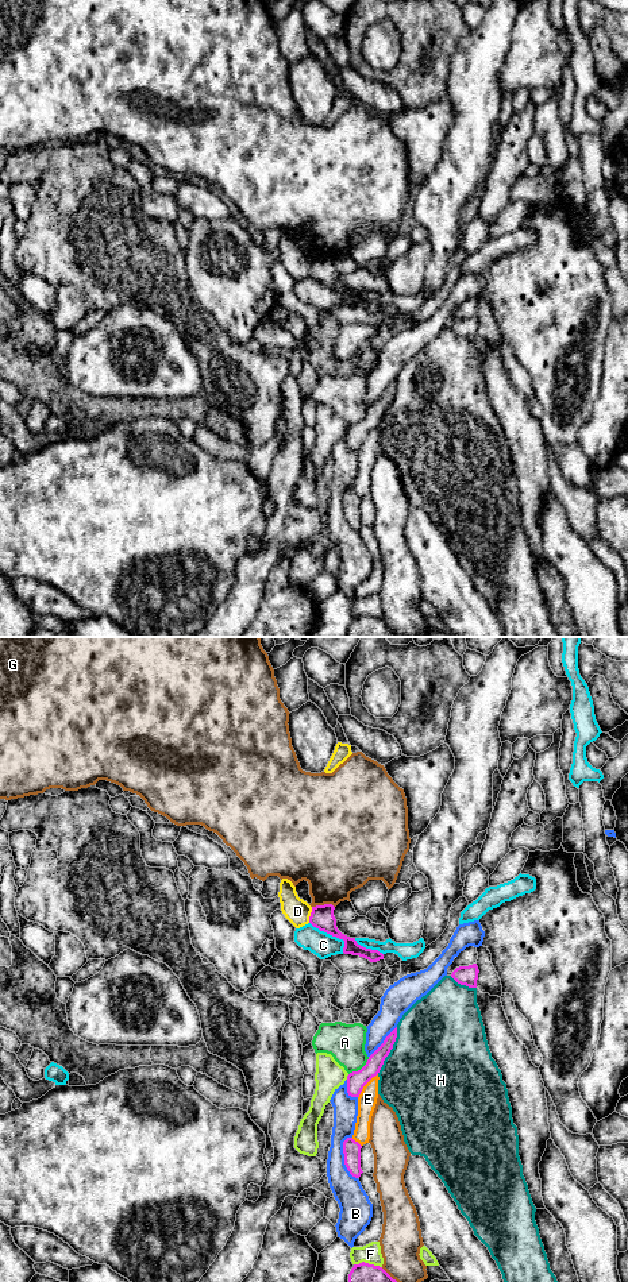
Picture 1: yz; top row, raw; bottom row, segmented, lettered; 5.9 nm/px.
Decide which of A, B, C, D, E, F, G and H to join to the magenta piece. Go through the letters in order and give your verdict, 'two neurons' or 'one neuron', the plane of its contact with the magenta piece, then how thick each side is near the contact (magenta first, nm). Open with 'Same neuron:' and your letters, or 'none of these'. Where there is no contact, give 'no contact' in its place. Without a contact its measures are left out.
Same neuron: none of these
A: two neurons; contact in yz; calibres 110 and 220 nm
B: two neurons; contact in yz; calibres 110 and 180 nm
C: two neurons; contact in yz; calibres 140 and 150 nm
D: two neurons; contact in yz; calibres 140 and 150 nm
E: two neurons; contact in yz; calibres 110 and 110 nm
F: two neurons; contact in yz; calibres 240 and 120 nm
G: two neurons; contact in yz; calibres 140 and 380 nm
H: two neurons; contact in yz; calibres 90 and 500 nm

